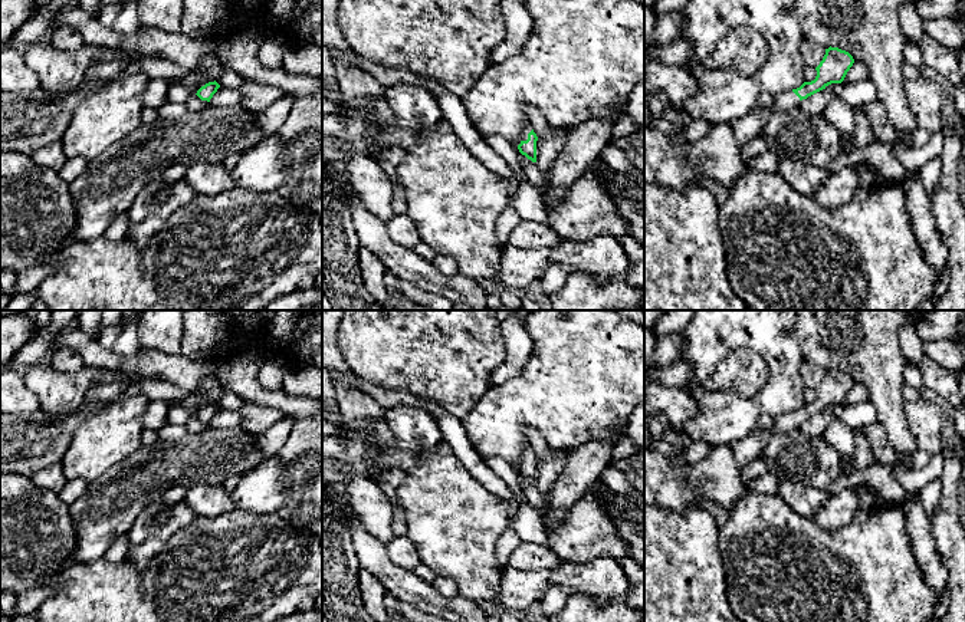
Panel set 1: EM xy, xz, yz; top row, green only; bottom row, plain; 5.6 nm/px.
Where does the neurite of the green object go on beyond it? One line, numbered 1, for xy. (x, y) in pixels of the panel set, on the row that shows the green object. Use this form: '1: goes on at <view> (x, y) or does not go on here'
1: does not go on here

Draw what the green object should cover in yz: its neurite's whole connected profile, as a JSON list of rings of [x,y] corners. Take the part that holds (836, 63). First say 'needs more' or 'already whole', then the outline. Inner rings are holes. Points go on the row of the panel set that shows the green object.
needs more; [[[838,47],[825,49],[825,55],[815,68],[817,76],[811,82],[804,82],[800,88],[791,92],[781,92],[775,96],[771,108],[775,113],[785,112],[800,105],[802,99],[825,89],[831,83],[841,83],[853,66],[853,56]]]

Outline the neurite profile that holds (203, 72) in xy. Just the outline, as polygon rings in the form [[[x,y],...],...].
[[[207,53],[194,68],[190,68],[190,72],[184,78],[177,79],[174,83],[181,83],[196,95],[201,86],[209,82],[214,82],[214,73],[220,68],[221,65],[216,56],[213,53]]]

